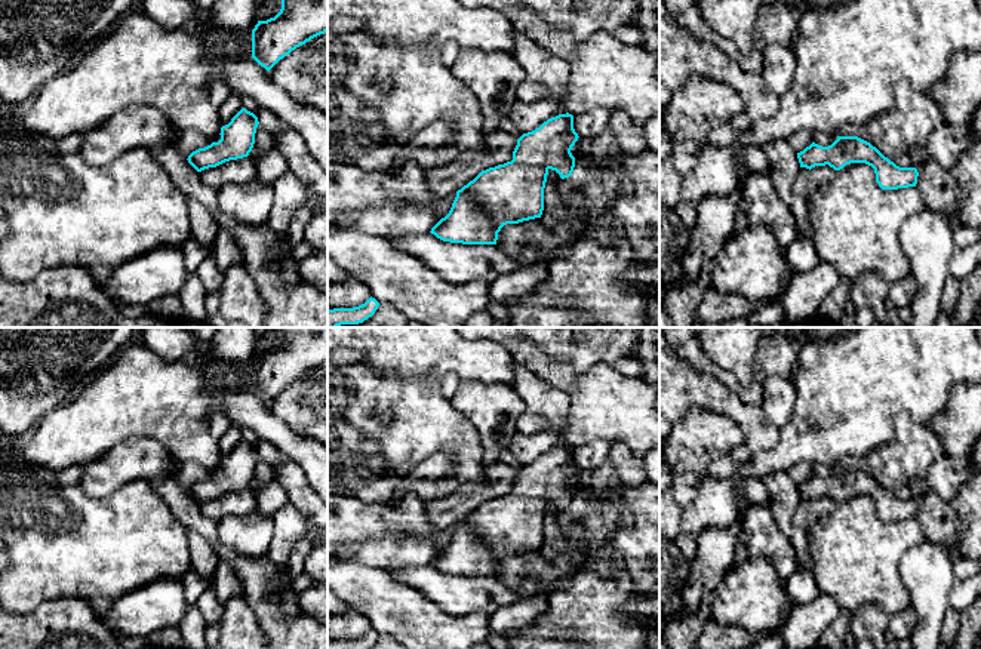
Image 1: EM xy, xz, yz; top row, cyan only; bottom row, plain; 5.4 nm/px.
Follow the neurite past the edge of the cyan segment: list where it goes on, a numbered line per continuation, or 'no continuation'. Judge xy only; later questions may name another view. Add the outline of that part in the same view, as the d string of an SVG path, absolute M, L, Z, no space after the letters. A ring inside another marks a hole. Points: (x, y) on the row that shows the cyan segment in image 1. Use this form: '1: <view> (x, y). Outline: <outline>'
no continuation

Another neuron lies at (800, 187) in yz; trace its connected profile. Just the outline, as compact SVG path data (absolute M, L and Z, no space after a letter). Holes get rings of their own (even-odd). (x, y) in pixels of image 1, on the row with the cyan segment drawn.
M815 166L811 170L806 167L800 167L794 182L793 182L793 193L806 200L812 191L815 191L822 184L830 182L836 176L836 170L825 166Z

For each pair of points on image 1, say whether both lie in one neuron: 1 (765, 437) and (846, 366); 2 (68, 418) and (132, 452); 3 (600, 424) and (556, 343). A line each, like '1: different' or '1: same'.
1: different
2: different
3: different

